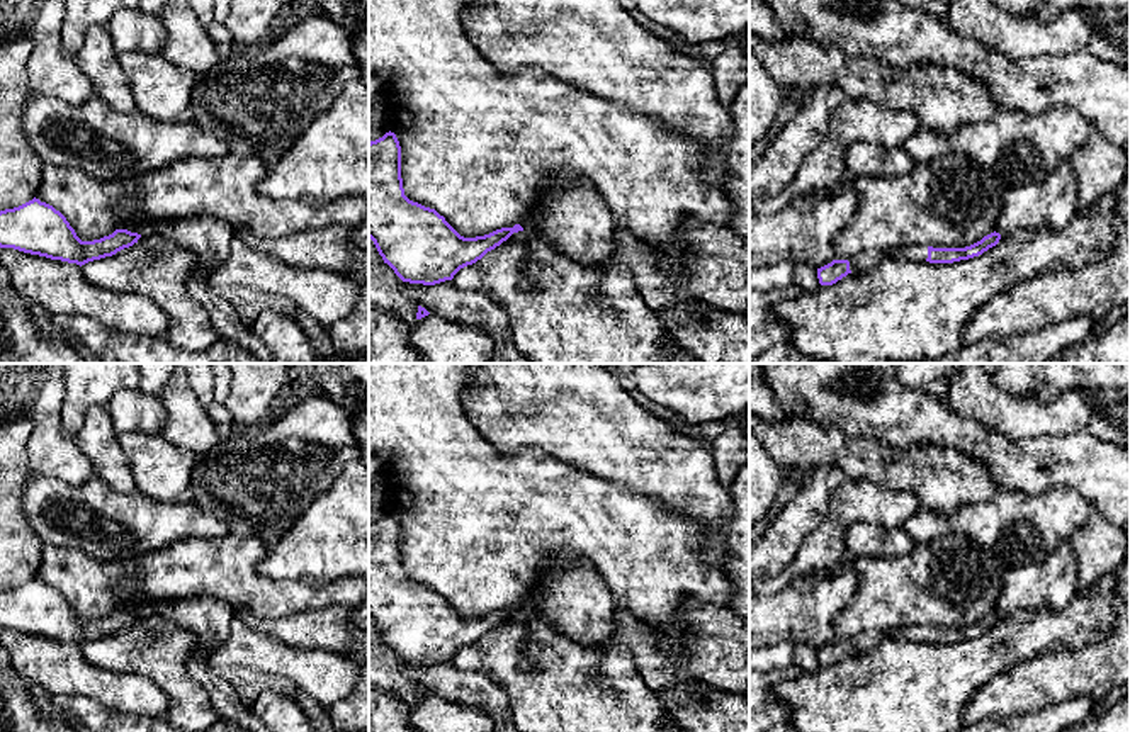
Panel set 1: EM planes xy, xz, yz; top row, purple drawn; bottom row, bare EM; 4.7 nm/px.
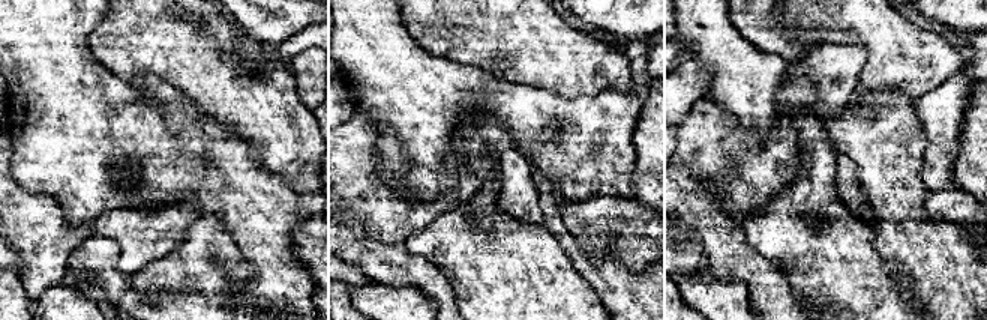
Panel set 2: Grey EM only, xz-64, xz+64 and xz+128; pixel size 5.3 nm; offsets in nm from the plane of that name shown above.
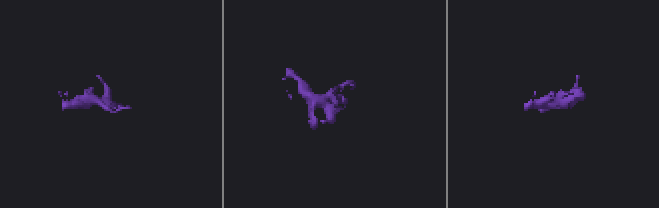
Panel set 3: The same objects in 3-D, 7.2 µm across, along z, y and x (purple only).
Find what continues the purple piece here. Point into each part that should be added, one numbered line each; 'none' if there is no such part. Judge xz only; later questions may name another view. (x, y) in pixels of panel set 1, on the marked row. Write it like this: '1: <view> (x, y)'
none

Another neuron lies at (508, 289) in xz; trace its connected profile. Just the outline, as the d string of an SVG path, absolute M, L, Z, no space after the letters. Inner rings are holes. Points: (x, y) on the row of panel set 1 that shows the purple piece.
M540 221L523 228L517 245L503 241L476 263L460 268L452 280L459 289L483 290L493 297L506 313L517 348L532 363L698 363L666 335L659 313L642 299L627 267L603 262L579 263L557 253L540 236Z

